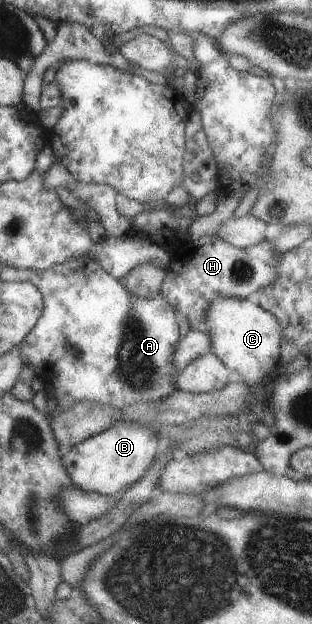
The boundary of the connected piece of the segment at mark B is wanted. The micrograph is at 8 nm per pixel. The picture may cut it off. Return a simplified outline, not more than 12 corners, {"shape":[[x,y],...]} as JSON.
{"shape":[[111,425],[60,462],[74,487],[112,496],[160,448],[147,426]]}

